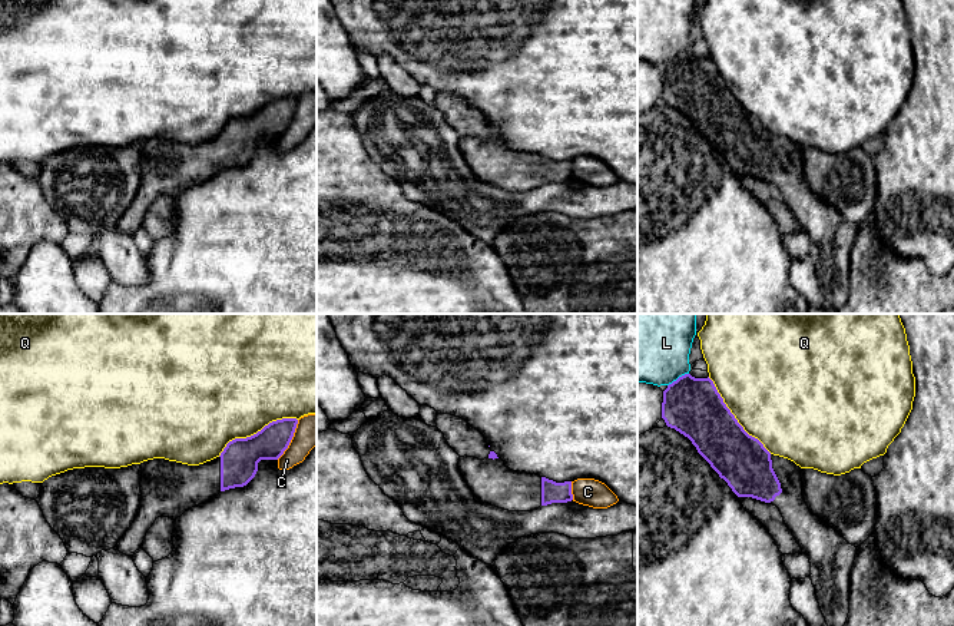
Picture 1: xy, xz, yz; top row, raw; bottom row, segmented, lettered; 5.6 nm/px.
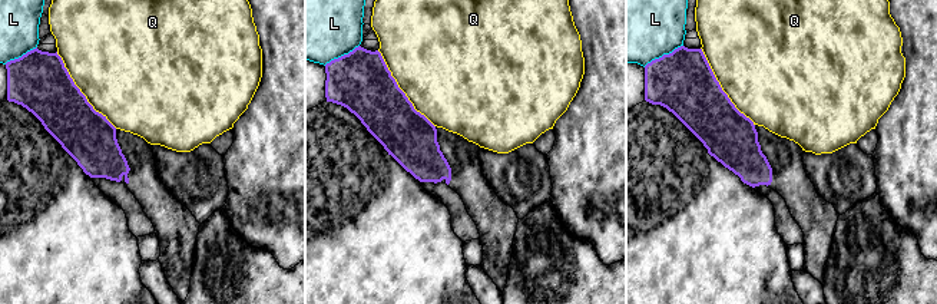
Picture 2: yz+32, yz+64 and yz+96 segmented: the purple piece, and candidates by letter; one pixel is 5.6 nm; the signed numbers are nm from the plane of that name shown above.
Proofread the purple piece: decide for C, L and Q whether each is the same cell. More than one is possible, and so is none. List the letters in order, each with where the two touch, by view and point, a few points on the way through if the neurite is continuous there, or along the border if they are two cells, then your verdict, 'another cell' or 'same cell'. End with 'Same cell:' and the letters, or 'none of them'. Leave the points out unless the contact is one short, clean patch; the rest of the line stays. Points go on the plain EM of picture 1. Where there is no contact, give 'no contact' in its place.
C: meets purple in xy at (291, 118); another cell
L: meets purple in yz at (679, 56); another cell
Q: meets purple in xy at (257, 112); another cell
Same cell: none of them

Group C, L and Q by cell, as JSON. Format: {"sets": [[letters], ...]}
{"sets": [["C"], ["L"], ["Q"]]}

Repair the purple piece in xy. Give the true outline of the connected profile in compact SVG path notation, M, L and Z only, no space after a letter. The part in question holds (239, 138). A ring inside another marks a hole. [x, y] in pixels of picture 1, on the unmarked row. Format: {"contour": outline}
{"contour": "M297 97L272 100L251 116L229 120L219 136L199 145L165 138L140 142L140 185L117 229L133 236L158 196L176 199L221 170L246 165L261 139L278 139L284 133L297 103Z"}

